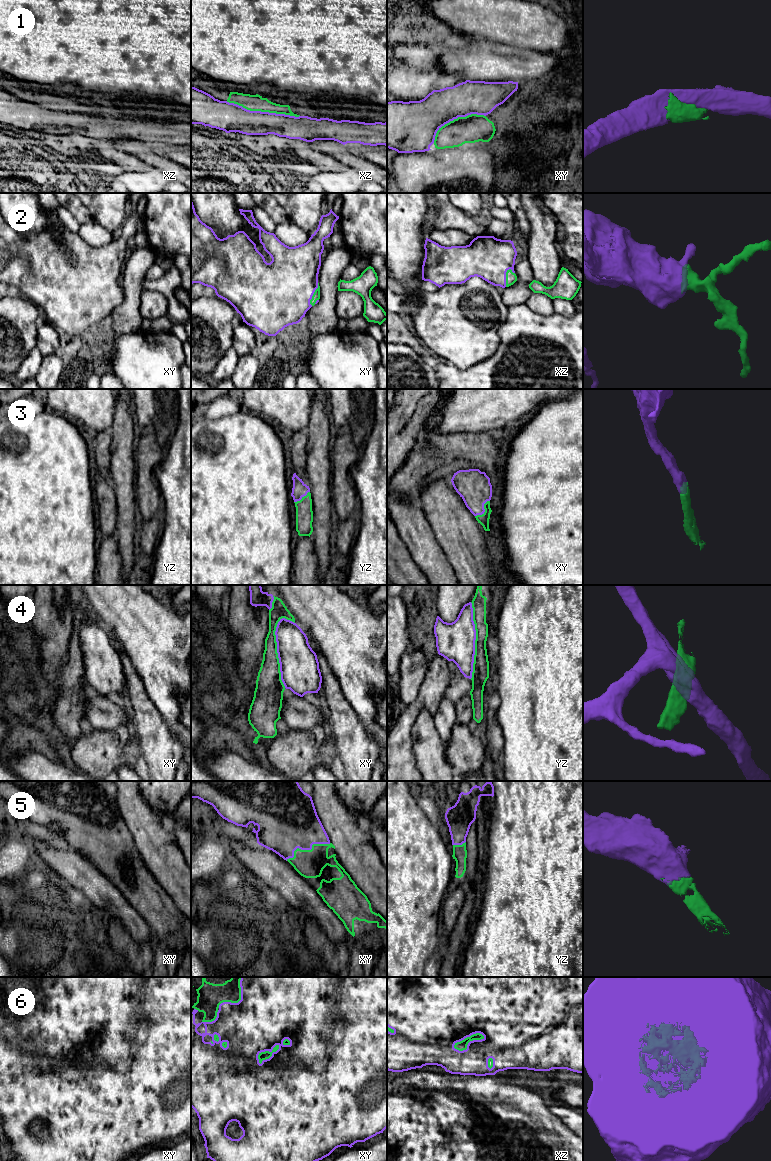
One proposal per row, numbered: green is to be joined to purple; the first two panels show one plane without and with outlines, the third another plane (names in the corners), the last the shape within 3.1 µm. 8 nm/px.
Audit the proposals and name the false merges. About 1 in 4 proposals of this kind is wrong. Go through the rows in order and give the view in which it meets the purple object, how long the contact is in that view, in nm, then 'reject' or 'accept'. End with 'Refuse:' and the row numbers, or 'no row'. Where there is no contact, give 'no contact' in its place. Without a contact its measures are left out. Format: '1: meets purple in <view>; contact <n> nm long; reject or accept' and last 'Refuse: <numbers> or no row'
1: meets purple in xz; contact 600 nm long; reject
2: meets purple in xz; contact 160 nm long; accept
3: meets purple in xy; contact 180 nm long; accept
4: meets purple in xy; contact 550 nm long; reject
5: meets purple in xy; contact 380 nm long; accept
6: meets purple in xz; contact 280 nm long; accept
Refuse: 1, 4

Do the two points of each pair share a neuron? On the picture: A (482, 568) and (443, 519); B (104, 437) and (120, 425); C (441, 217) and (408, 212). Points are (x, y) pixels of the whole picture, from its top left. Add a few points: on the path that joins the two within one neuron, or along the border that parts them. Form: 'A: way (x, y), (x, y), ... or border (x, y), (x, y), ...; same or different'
A: way (470, 556), (466, 552), (460, 536), (455, 531); same
B: border (110, 429), (111, 456); different
C: border (431, 203), (431, 214), (428, 221); different

